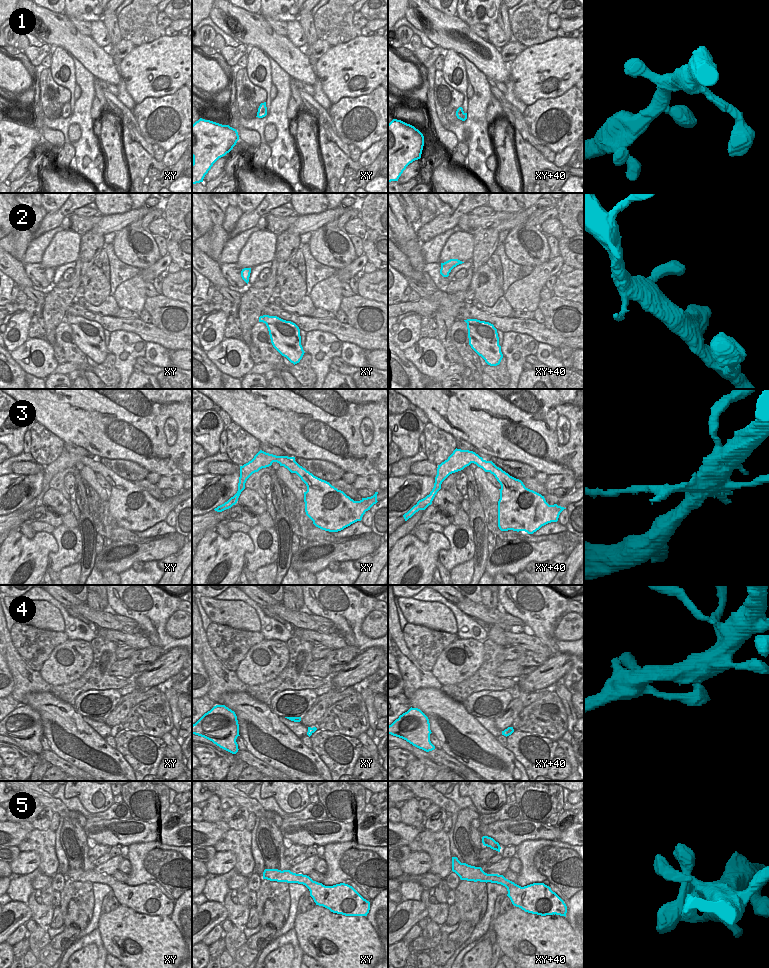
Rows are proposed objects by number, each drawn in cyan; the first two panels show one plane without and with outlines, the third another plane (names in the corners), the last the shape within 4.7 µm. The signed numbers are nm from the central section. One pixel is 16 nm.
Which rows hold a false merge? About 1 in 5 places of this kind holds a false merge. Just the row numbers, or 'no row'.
no row.

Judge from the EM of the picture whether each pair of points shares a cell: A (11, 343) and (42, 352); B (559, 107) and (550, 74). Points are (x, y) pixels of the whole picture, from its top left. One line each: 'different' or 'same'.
A: different
B: different

